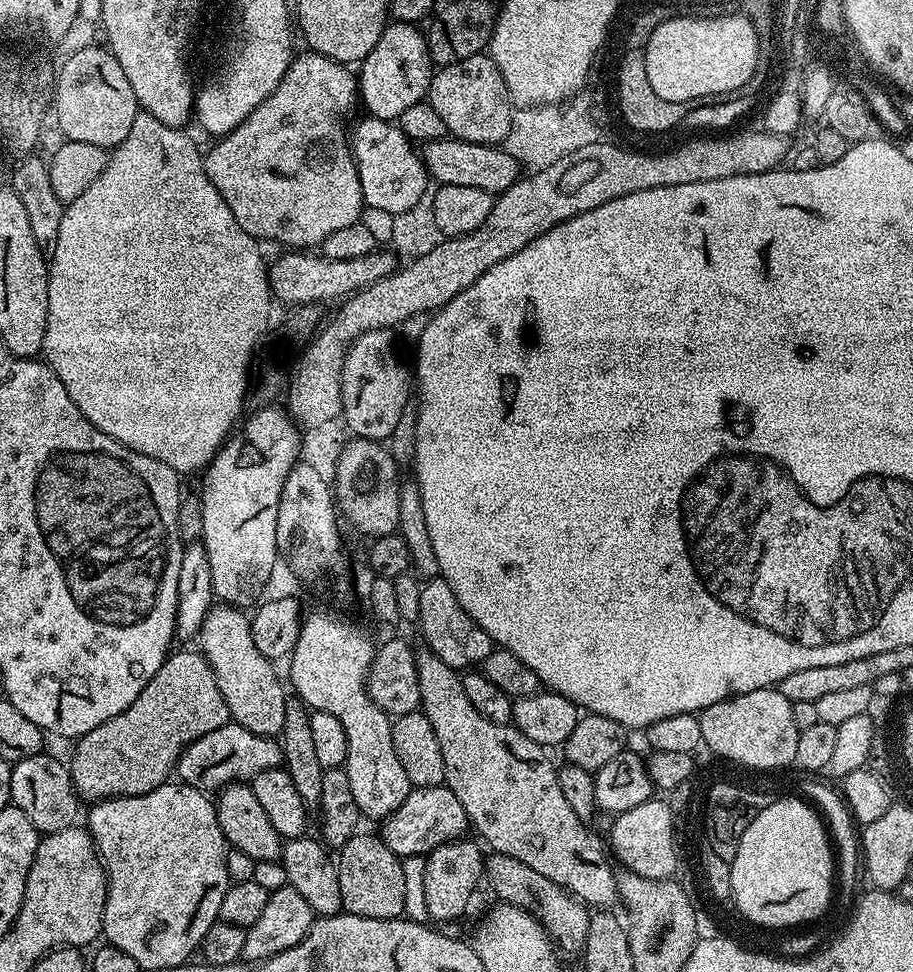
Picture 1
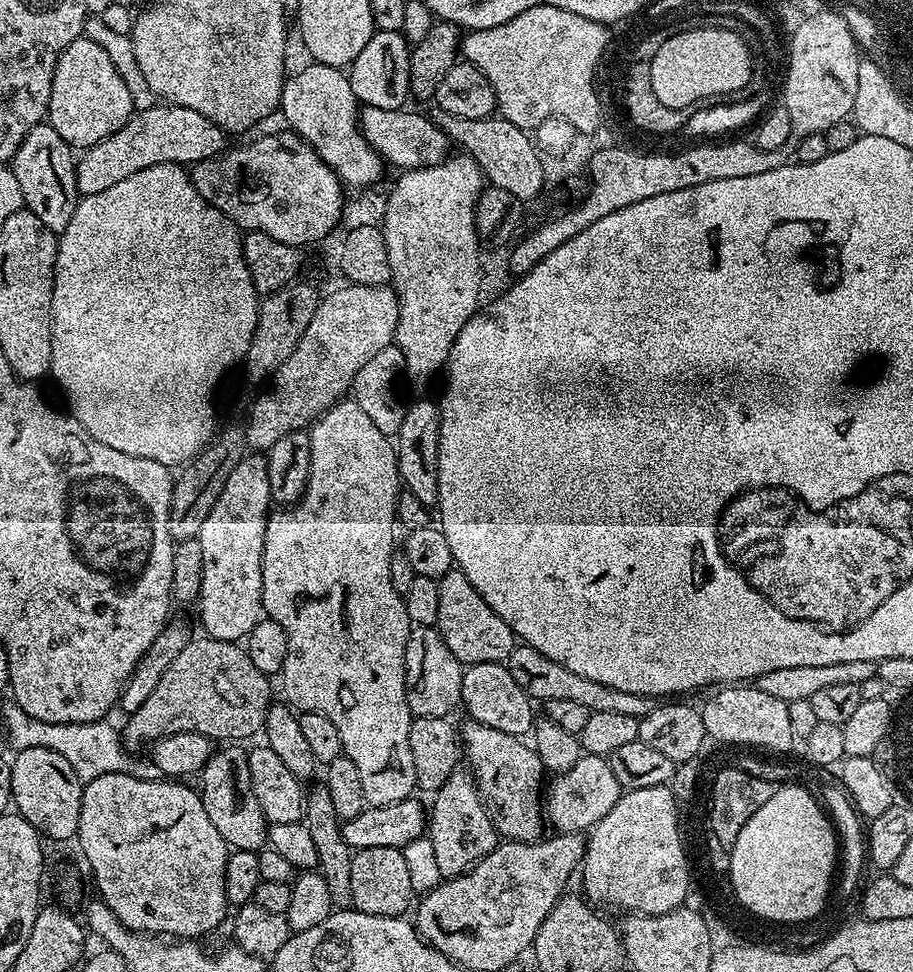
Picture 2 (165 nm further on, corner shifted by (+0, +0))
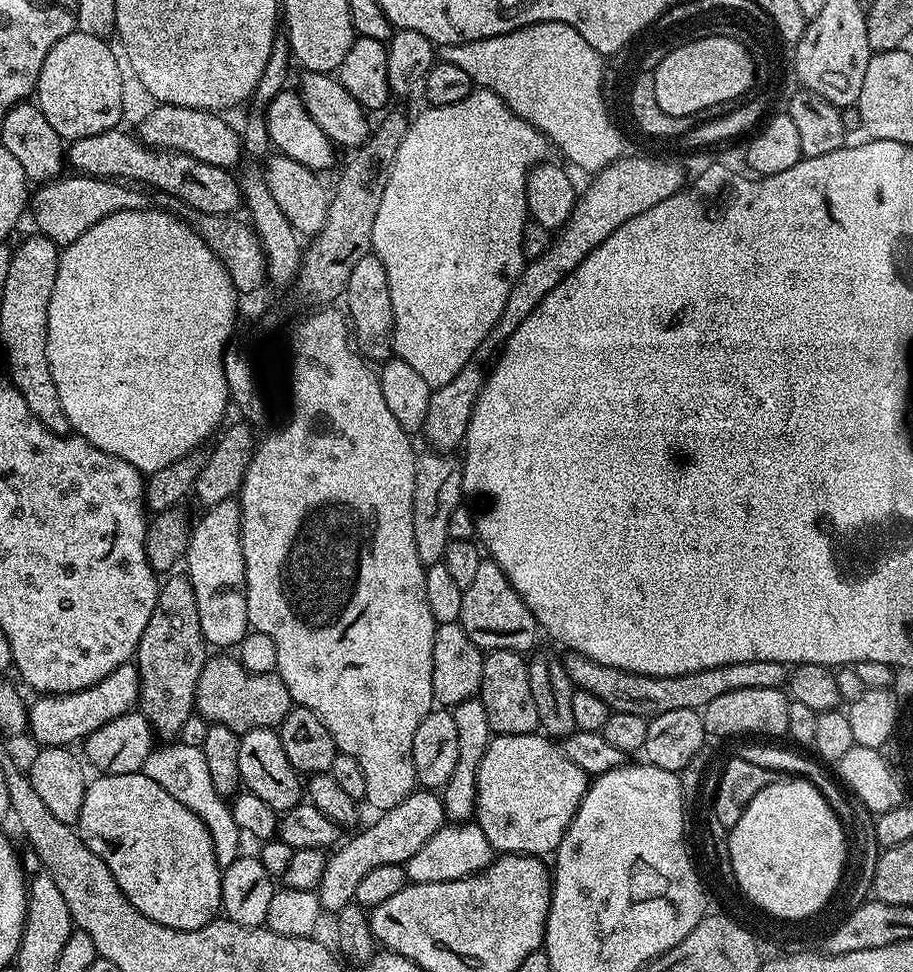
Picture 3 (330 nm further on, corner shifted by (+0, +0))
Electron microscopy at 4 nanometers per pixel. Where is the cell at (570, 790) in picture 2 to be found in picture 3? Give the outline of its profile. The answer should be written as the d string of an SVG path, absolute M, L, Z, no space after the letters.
M539 731L530 734L506 734L505 736L493 735L486 746L486 754L482 754L482 762L478 766L478 774L476 775L476 811L474 813L475 823L480 825L480 829L486 834L486 838L492 844L493 849L497 853L507 854L510 852L518 852L525 856L539 856L541 858L555 853L556 848L562 842L564 832L570 826L570 822L574 818L574 814L578 810L578 806L582 802L582 798L586 794L590 777L578 766L574 766L574 762L570 762L570 758L566 758L559 743L553 742L548 736L541 734Z

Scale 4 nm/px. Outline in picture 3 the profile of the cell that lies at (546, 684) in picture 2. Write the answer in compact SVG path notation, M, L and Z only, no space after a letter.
M565 651L562 659L570 682L579 691L589 692L602 698L602 702L606 702L606 706L611 711L638 714L645 718L666 714L666 710L690 710L691 708L703 710L710 702L714 702L714 698L722 694L730 694L730 690L783 689L788 683L789 673L789 669L778 662L755 660L714 666L710 670L698 670L694 674L681 676L647 676L618 670L614 666L602 666L577 652Z

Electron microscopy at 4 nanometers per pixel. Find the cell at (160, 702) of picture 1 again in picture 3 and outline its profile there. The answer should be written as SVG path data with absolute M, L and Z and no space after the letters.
M212 654L204 663L196 687L198 716L204 722L230 726L230 730L241 734L259 728L279 729L280 723L294 706L290 690L286 690L286 682L282 682L280 673L254 674L241 666L235 655L228 655L232 654Z

